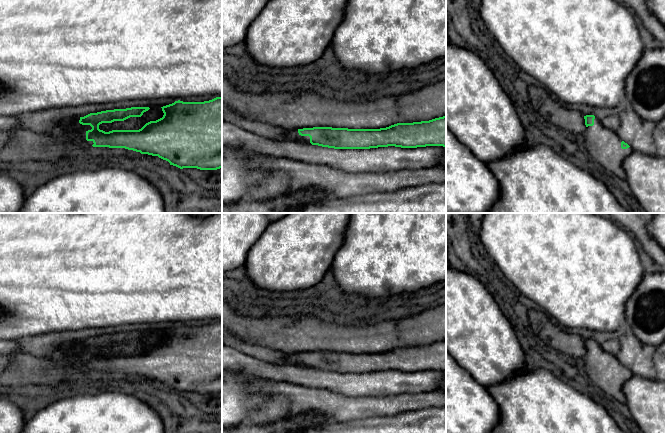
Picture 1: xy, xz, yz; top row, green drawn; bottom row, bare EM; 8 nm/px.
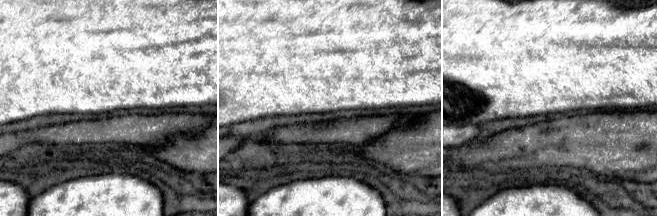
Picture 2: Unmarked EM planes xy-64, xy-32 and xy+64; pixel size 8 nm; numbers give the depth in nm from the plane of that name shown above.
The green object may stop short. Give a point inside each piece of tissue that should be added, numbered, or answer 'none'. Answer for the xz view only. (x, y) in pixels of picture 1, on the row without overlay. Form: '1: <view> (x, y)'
1: xz (293, 358)

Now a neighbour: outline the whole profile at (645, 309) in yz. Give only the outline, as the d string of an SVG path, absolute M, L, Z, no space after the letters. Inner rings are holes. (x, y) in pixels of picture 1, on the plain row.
M665 271L643 274L625 304L625 324L643 344L658 347L665 342Z

